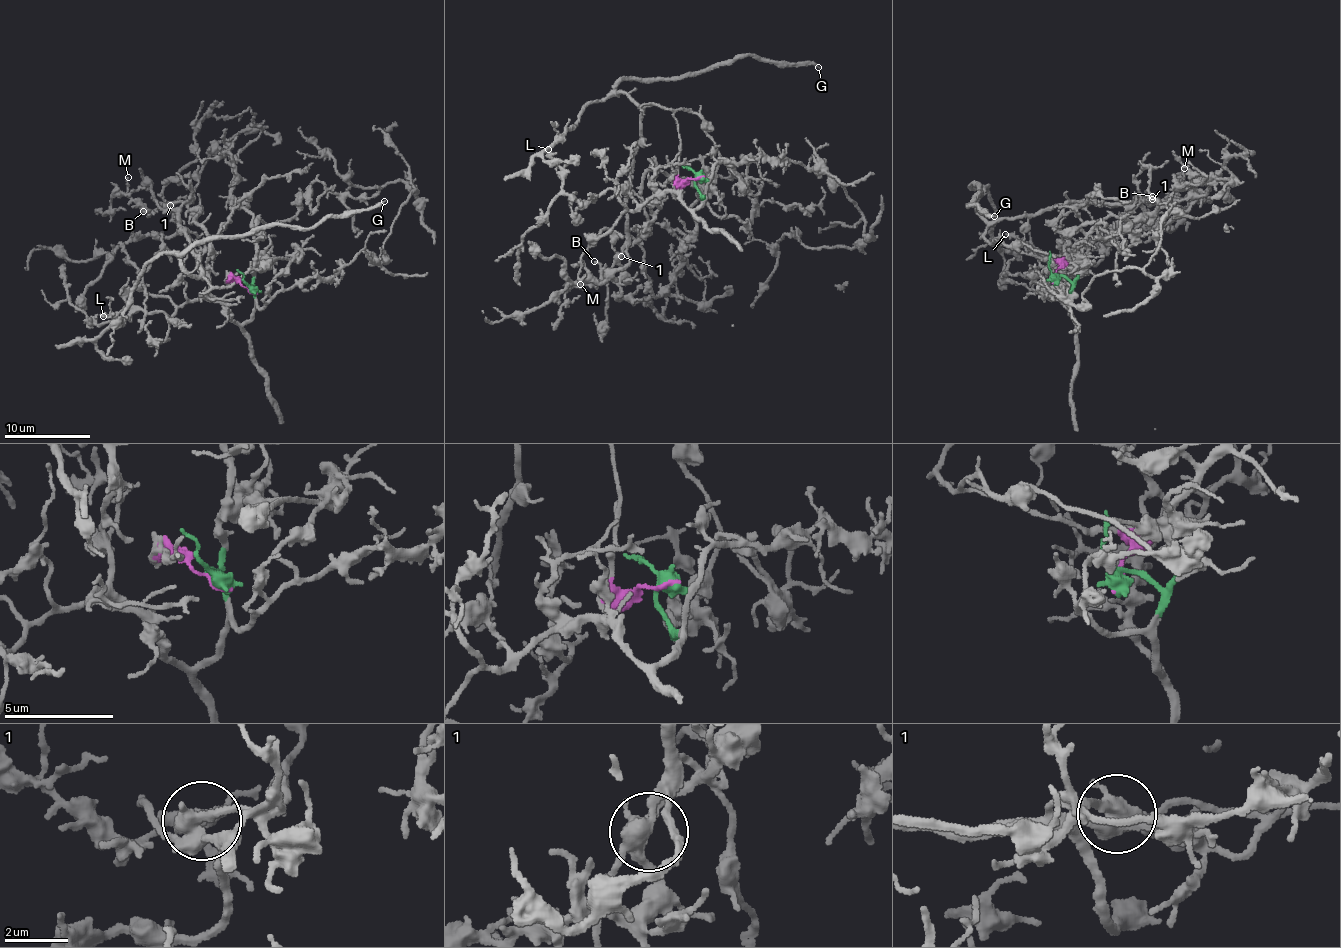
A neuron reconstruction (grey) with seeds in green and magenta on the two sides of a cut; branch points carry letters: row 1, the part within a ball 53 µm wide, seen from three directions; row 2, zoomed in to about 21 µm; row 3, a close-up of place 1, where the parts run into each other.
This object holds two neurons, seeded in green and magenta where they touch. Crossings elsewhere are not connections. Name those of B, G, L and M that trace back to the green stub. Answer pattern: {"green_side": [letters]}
{"green_side": ["B", "L", "M"]}

